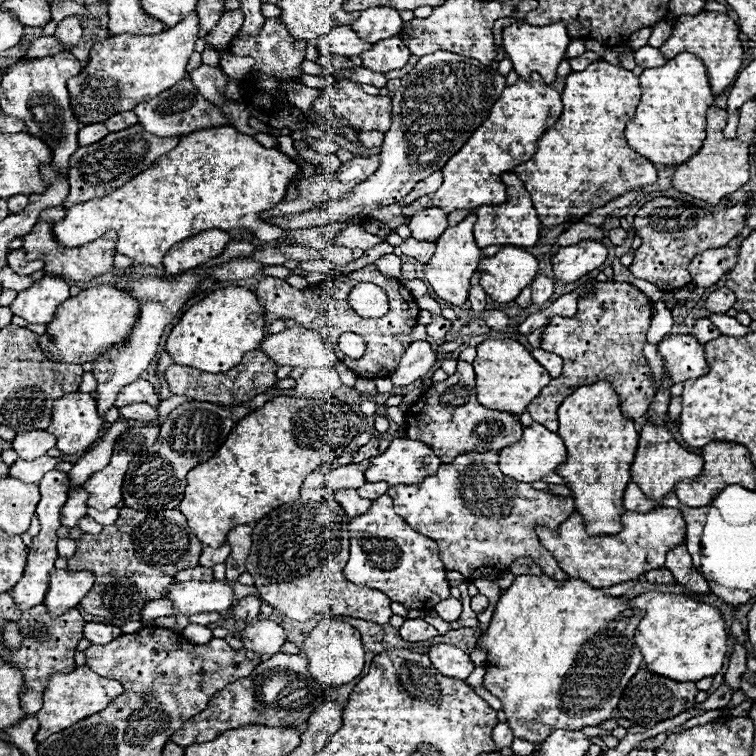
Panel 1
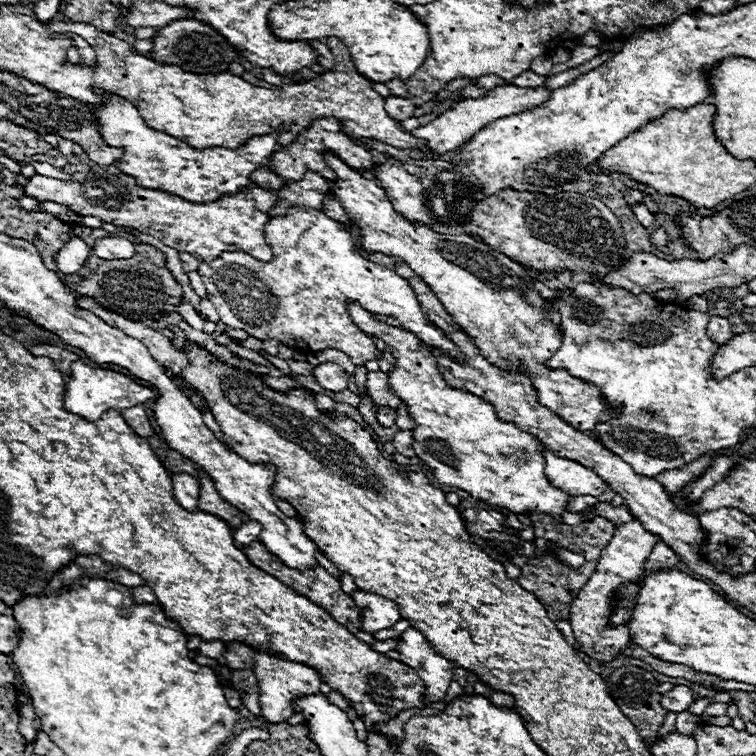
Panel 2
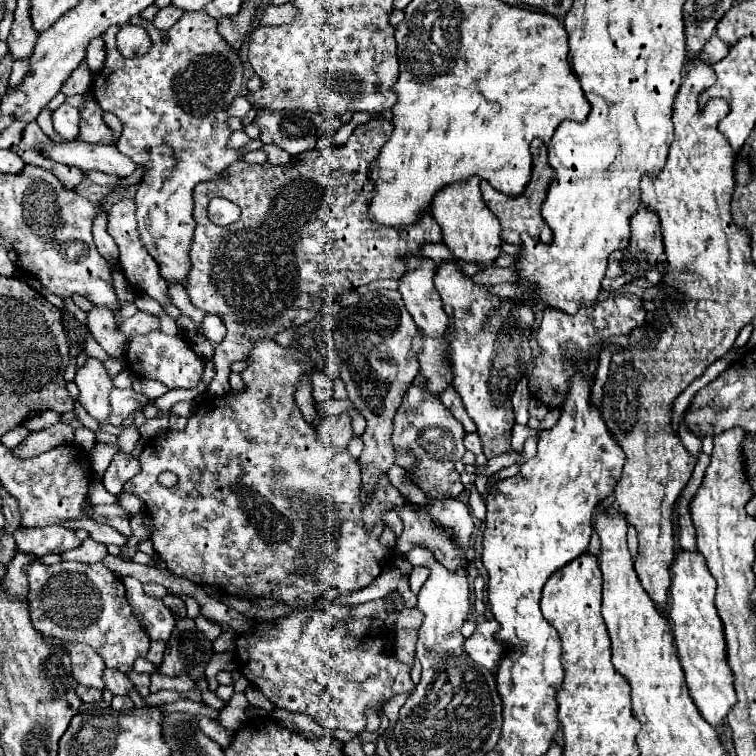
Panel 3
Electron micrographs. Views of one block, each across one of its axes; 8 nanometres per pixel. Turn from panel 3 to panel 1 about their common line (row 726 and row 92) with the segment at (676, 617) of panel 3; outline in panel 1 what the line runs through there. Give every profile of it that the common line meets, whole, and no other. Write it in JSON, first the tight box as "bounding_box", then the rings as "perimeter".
{"bounding_box":[660,12,744,94],"perimeter":[[[700,12],[696,16],[672,16],[666,14],[666,18],[672,24],[672,34],[670,38],[660,46],[662,54],[666,54],[666,58],[674,58],[682,52],[690,52],[696,54],[708,68],[708,78],[710,78],[710,86],[716,94],[720,94],[722,90],[726,90],[734,78],[740,74],[742,70],[742,58],[744,58],[744,50],[742,44],[738,40],[738,26],[736,22],[722,12]]]}

